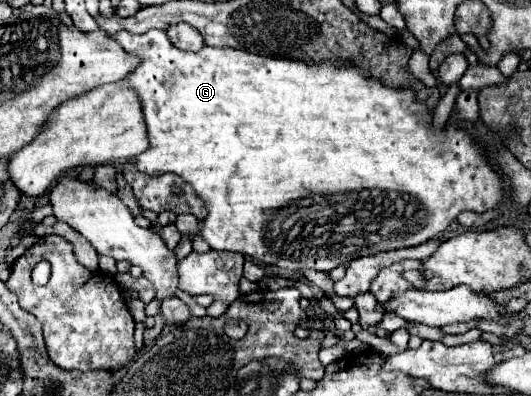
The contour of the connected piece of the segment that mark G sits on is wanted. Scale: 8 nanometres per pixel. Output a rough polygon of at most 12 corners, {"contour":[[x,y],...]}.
{"contour":[[105,34],[199,236],[329,272],[501,178],[349,66]]}

